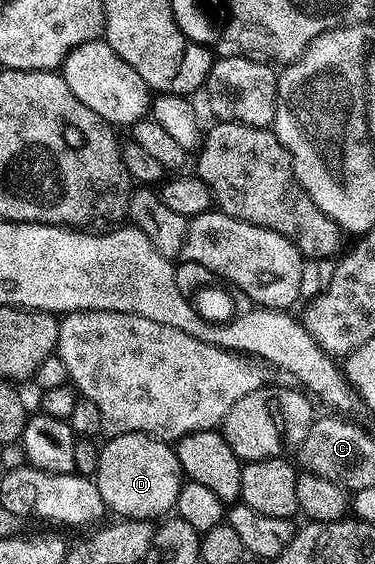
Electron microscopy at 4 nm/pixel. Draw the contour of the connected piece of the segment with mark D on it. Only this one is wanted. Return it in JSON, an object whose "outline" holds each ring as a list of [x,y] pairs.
{"outline":[[[127,432],[112,436],[108,445],[100,448],[100,461],[94,477],[104,499],[105,509],[112,508],[125,520],[164,518],[175,509],[182,483],[180,463],[175,447],[167,440],[157,440],[145,432]]]}

